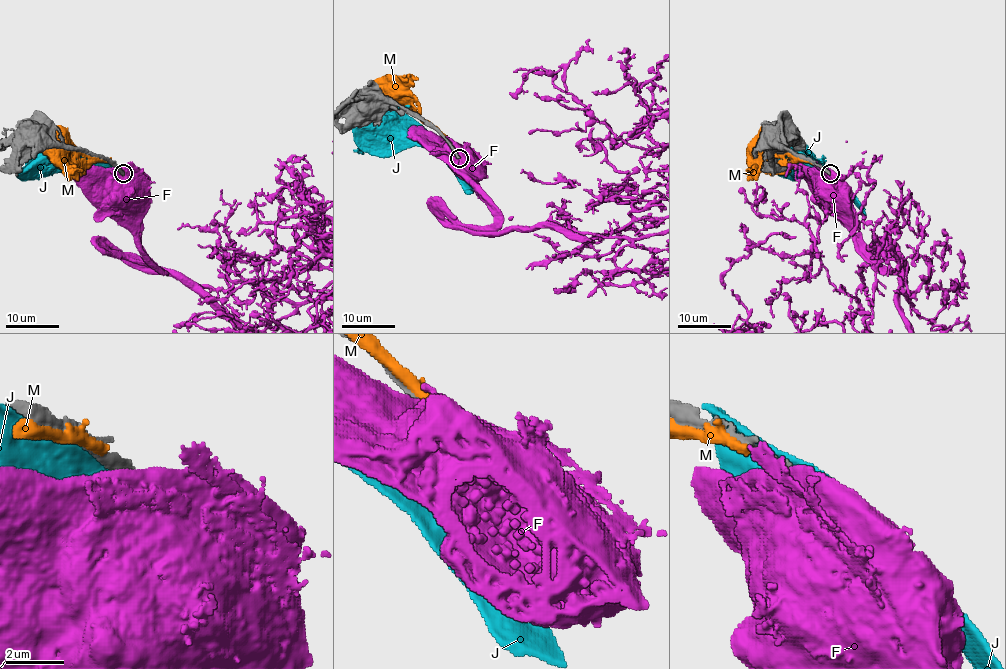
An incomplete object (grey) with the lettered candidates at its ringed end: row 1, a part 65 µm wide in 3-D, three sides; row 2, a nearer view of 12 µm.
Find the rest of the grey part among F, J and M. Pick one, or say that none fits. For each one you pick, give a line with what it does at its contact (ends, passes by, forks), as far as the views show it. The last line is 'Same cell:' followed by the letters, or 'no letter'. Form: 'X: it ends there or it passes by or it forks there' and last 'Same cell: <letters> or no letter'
Same cell: no letter

